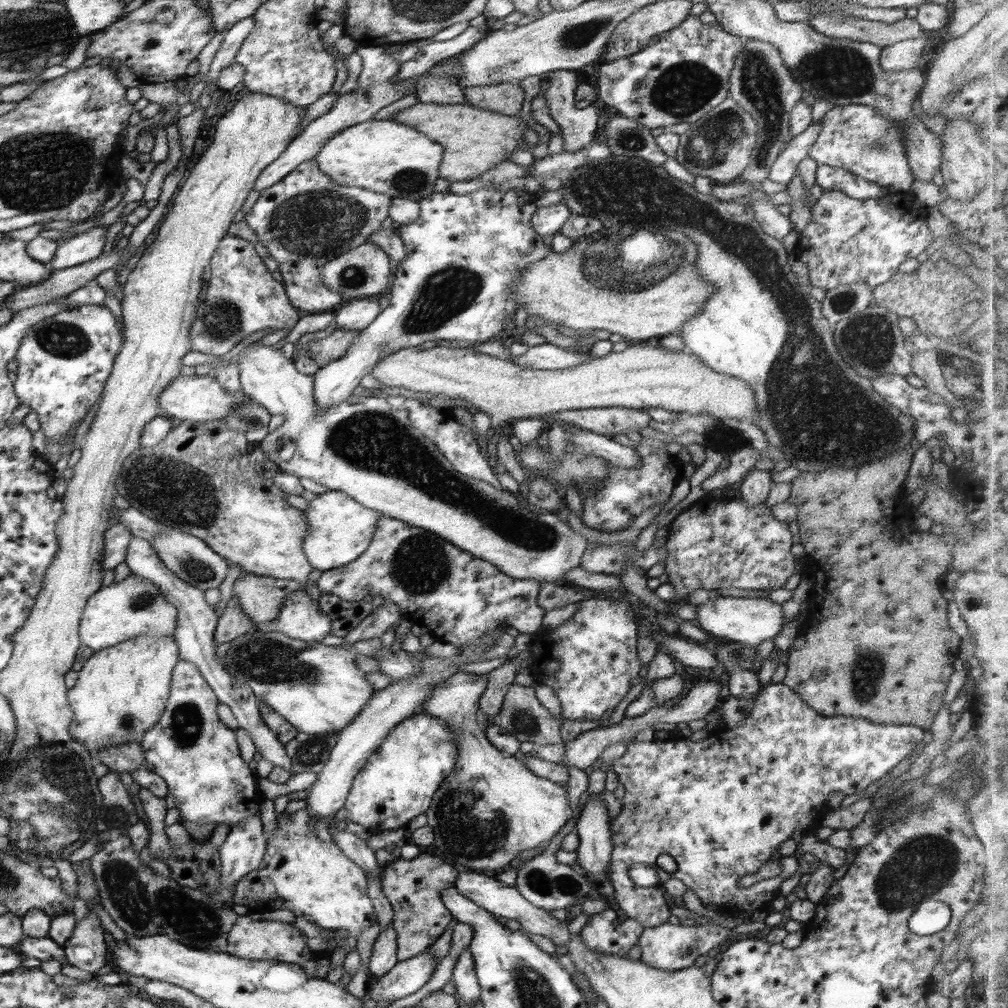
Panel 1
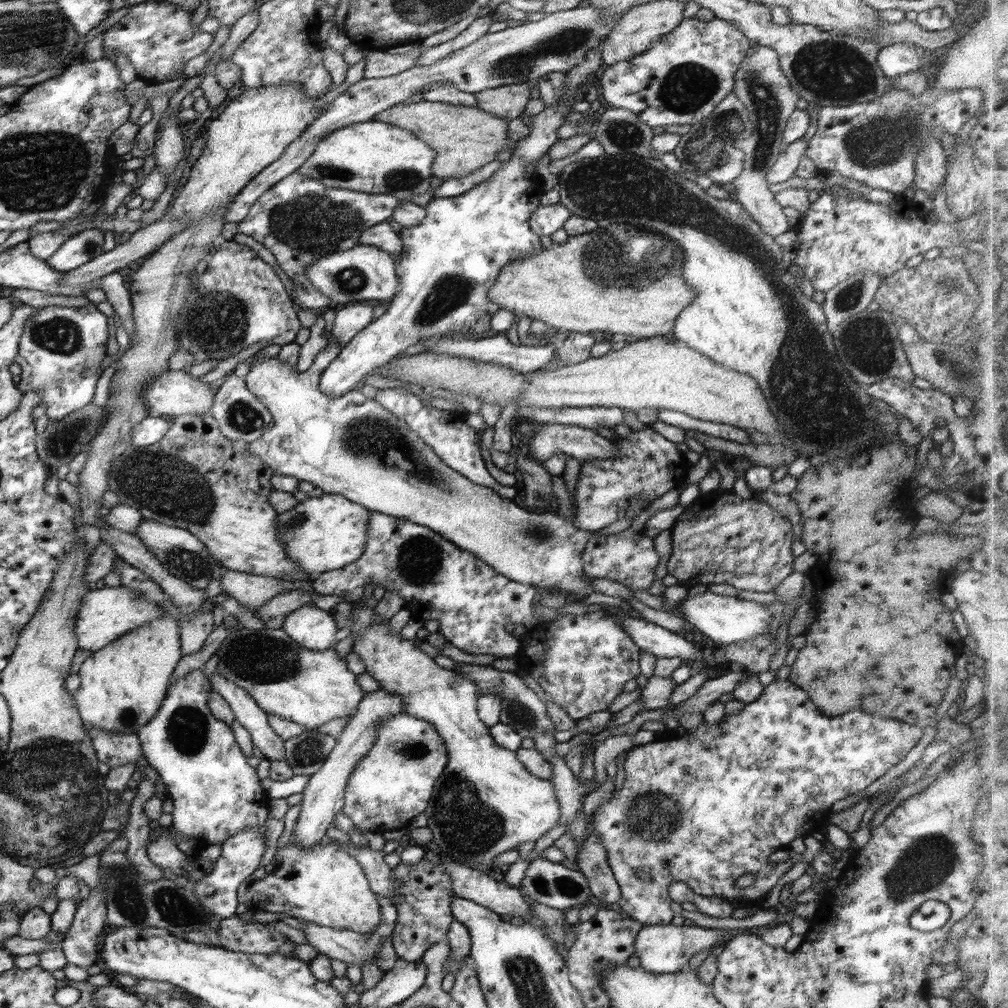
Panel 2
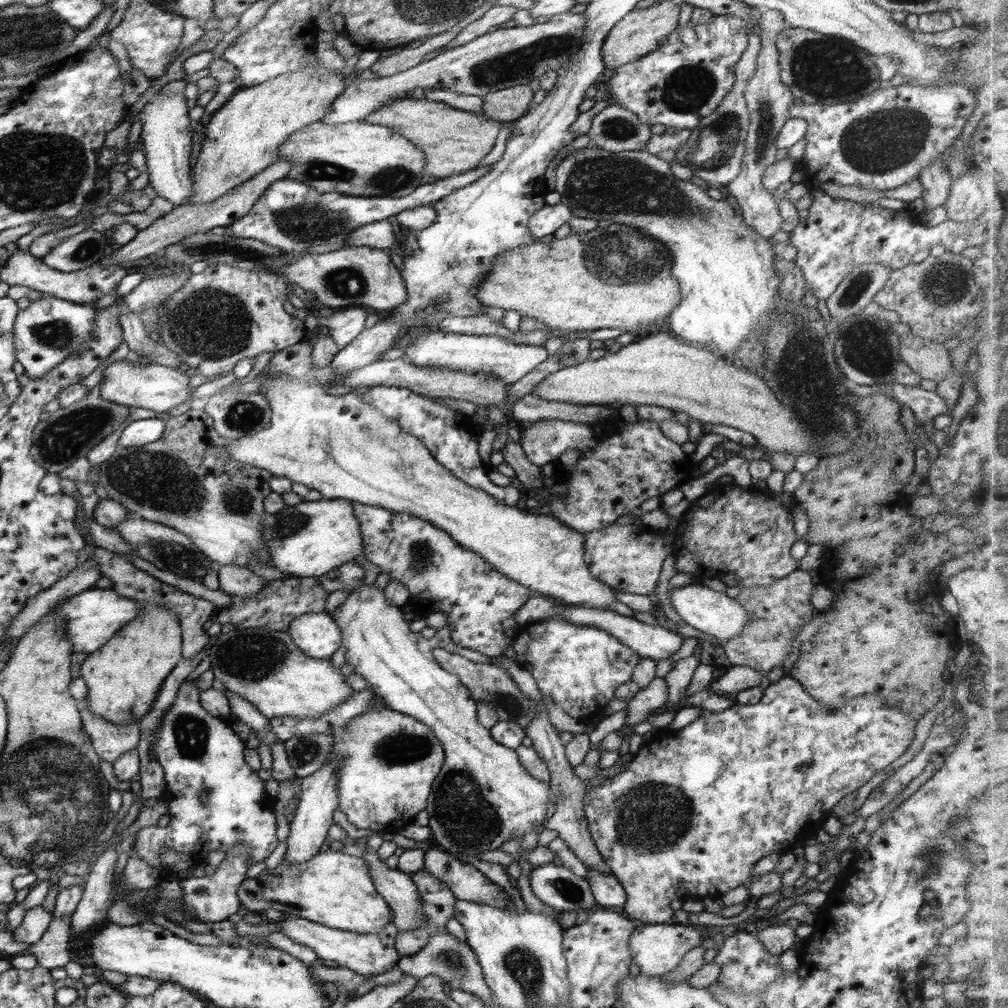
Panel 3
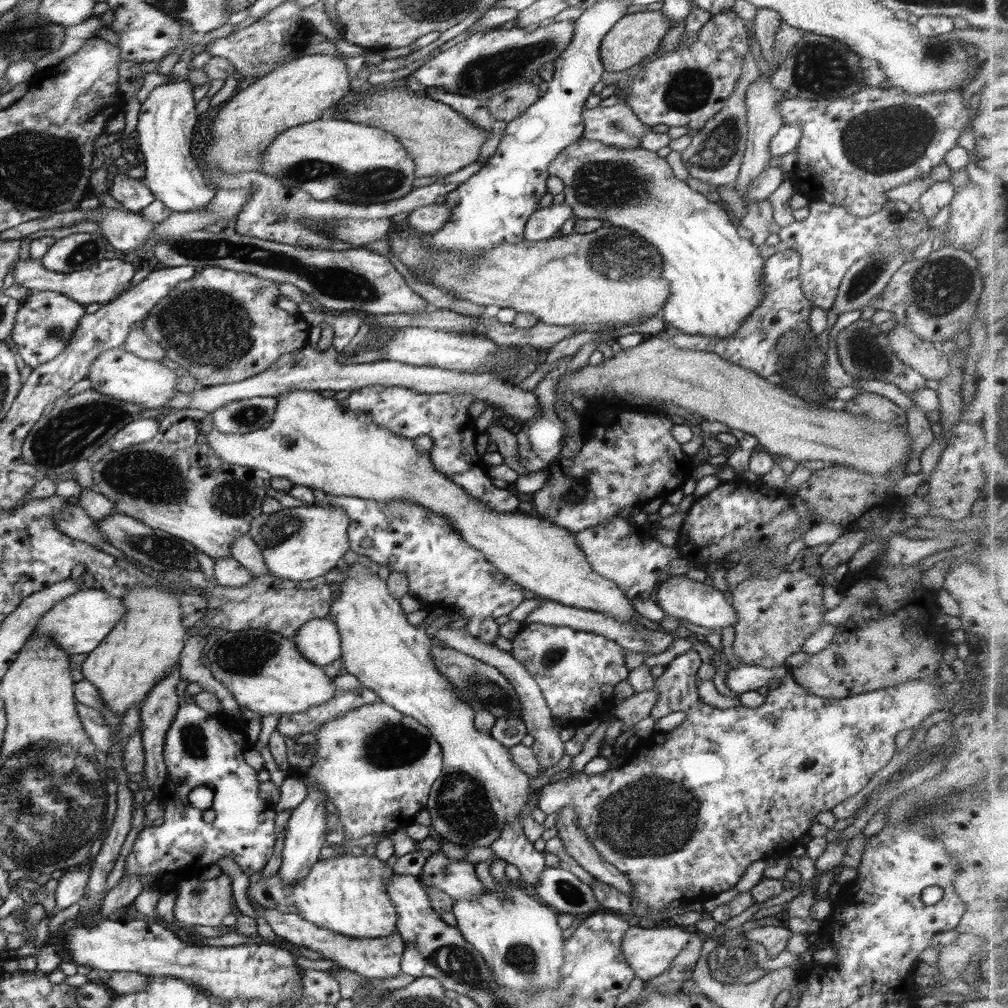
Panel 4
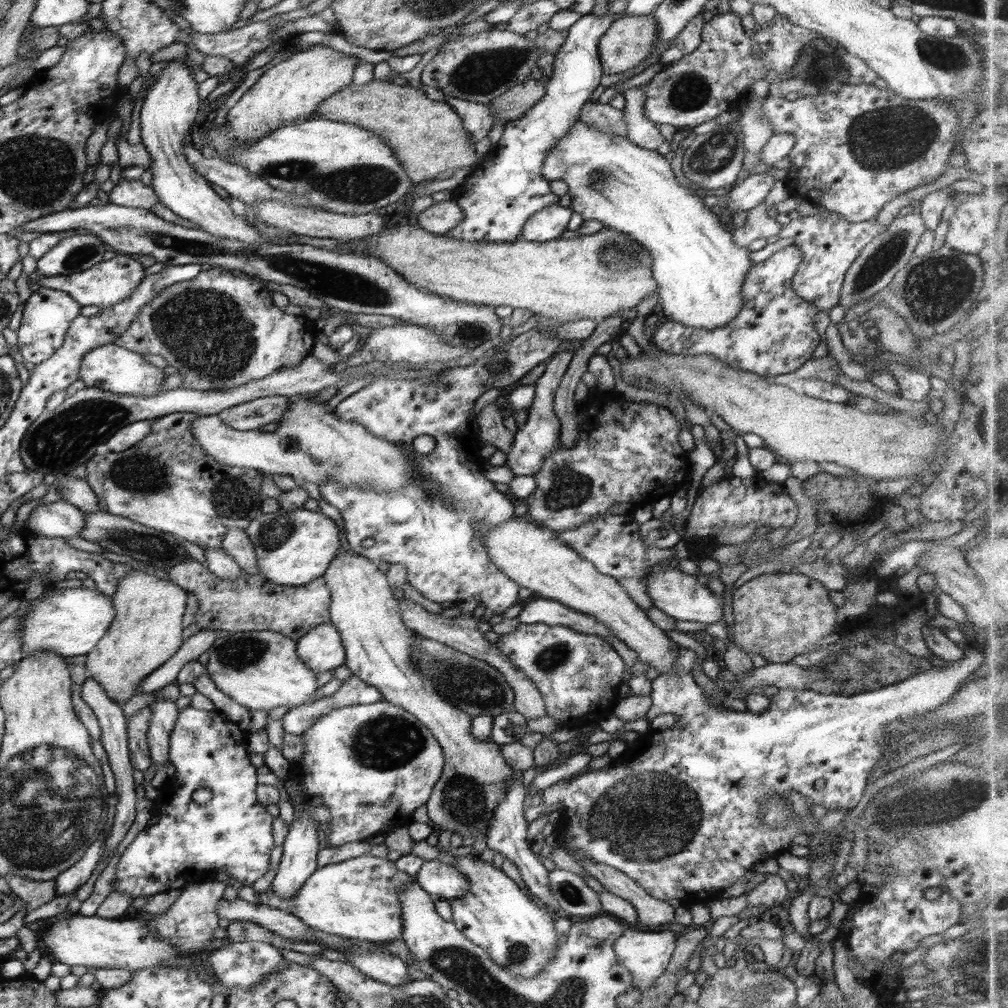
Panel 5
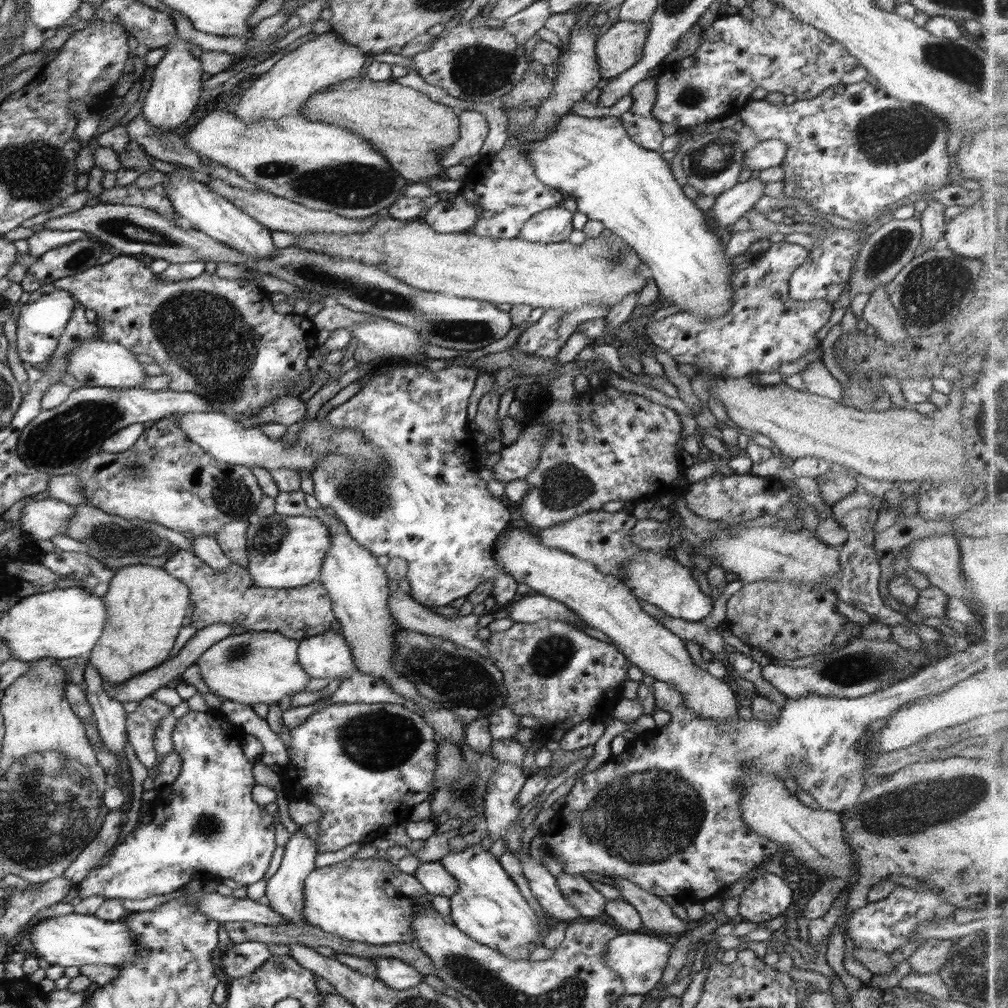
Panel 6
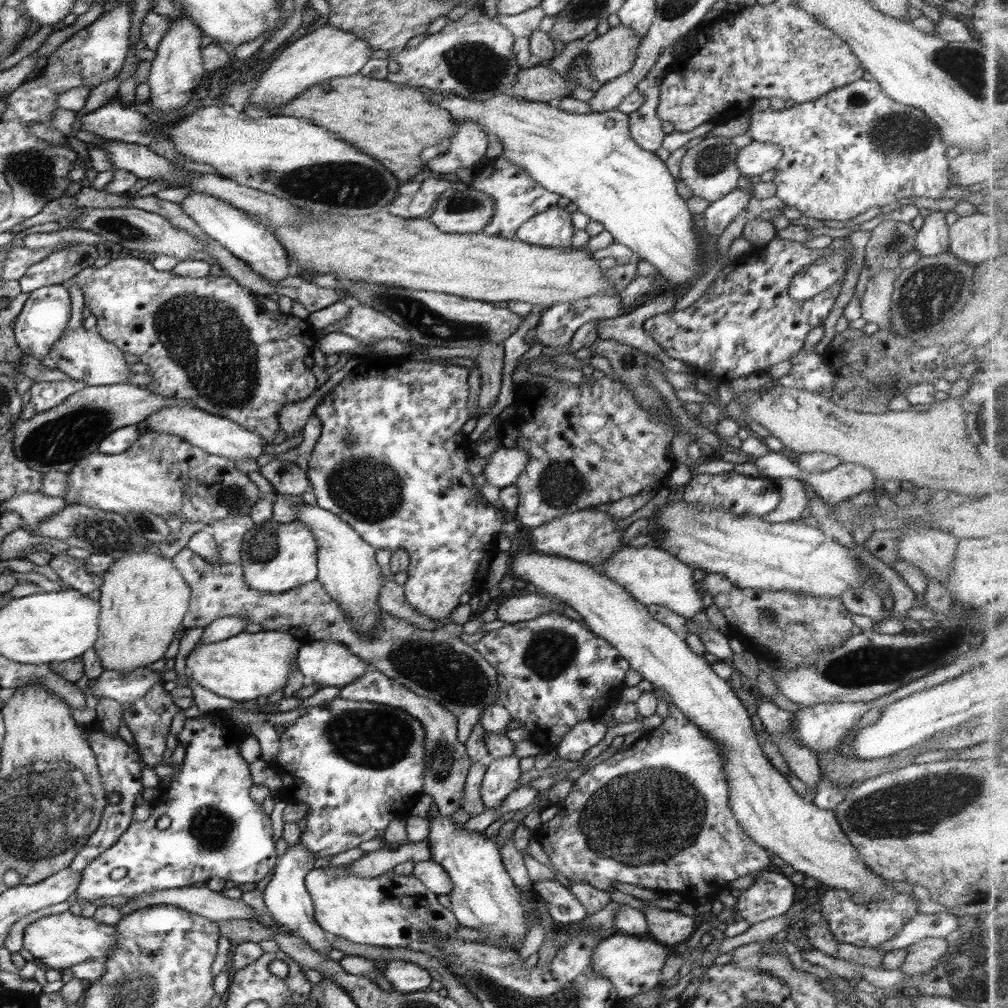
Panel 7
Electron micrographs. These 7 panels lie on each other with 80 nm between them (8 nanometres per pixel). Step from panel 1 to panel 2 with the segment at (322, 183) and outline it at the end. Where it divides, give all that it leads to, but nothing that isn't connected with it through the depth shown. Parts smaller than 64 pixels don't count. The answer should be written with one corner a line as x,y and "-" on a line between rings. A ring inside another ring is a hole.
298,171
289,174
280,180
270,190
257,198
242,222
238,223
238,233
252,236
254,240
271,250
276,257
278,266
286,272
293,282
291,298
301,308
320,310
331,304
331,298
314,288
305,273
307,266
328,254
350,250
359,244
360,235
368,228
376,226
391,217
392,211
404,200
400,200
391,194
372,194
354,192
354,190
342,190
342,188
328,188
322,182
308,178

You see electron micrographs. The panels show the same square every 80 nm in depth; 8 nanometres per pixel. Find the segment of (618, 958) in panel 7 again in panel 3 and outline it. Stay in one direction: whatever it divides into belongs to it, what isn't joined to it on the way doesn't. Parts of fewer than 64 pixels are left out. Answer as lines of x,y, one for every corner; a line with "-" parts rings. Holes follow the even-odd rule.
680,923
642,924
641,927
632,931
628,939
628,950
642,974
660,977
667,972
672,972
682,962
684,955
692,951
694,947
702,945
702,937
708,938
699,927
695,926
684,926

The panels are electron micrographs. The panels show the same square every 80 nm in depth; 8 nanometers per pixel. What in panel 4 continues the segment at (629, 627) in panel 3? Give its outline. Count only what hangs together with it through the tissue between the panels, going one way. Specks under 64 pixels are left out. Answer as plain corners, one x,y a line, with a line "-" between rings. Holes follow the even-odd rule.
542,600
542,605
534,609
534,611
526,617
523,626
534,623
550,626
565,626
573,628
574,630
599,634
617,642
622,648
626,648
626,650
632,650
632,652
638,652
638,654
646,654
646,657
668,650
668,646
675,640
675,636
671,636
670,634
664,634
661,631
651,629
643,629
642,627
633,627
603,612
566,606
565,604
550,600

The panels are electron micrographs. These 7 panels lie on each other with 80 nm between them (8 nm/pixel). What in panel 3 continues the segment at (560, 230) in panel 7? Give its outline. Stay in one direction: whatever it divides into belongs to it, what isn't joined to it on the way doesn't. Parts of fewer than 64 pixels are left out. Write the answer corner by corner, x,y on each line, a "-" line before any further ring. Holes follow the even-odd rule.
565,204
544,205
529,218
528,230
533,237
541,240
564,226
572,217
572,211

